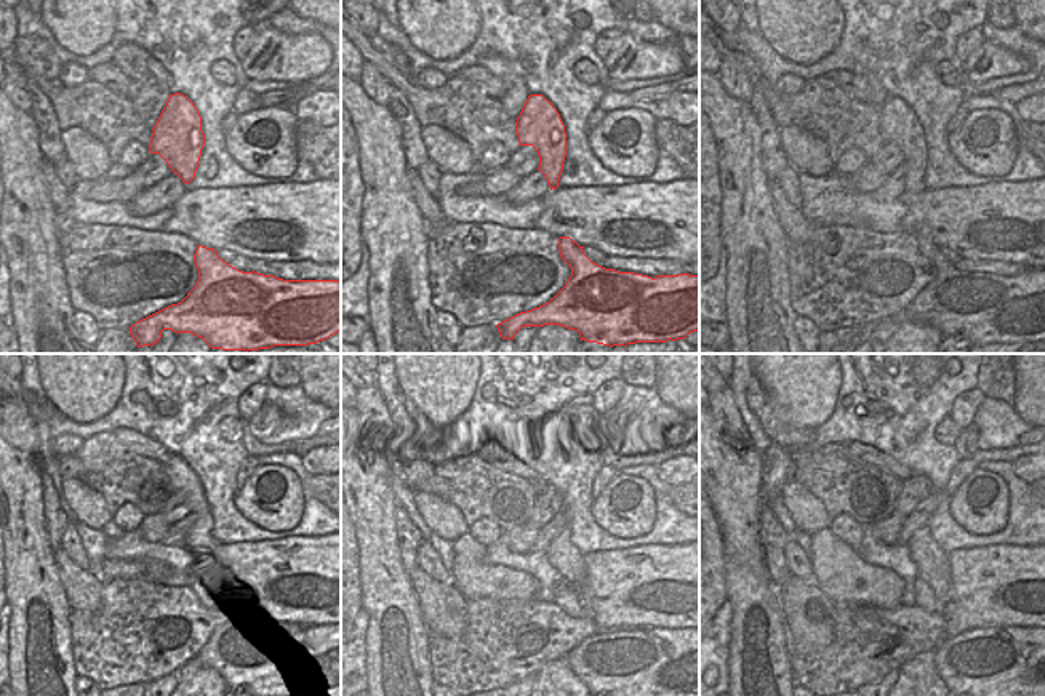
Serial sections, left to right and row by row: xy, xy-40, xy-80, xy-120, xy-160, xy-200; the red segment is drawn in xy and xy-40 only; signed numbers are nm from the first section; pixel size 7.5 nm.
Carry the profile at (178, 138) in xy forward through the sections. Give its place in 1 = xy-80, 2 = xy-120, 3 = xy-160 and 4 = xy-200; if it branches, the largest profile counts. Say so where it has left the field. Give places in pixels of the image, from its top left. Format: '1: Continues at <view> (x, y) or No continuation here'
1: Continues at xy-80 (898, 122)
2: Continues at xy-120 (181, 479)
3: Continues at xy-160 (567, 560)
4: Continues at xy-200 (932, 562)

